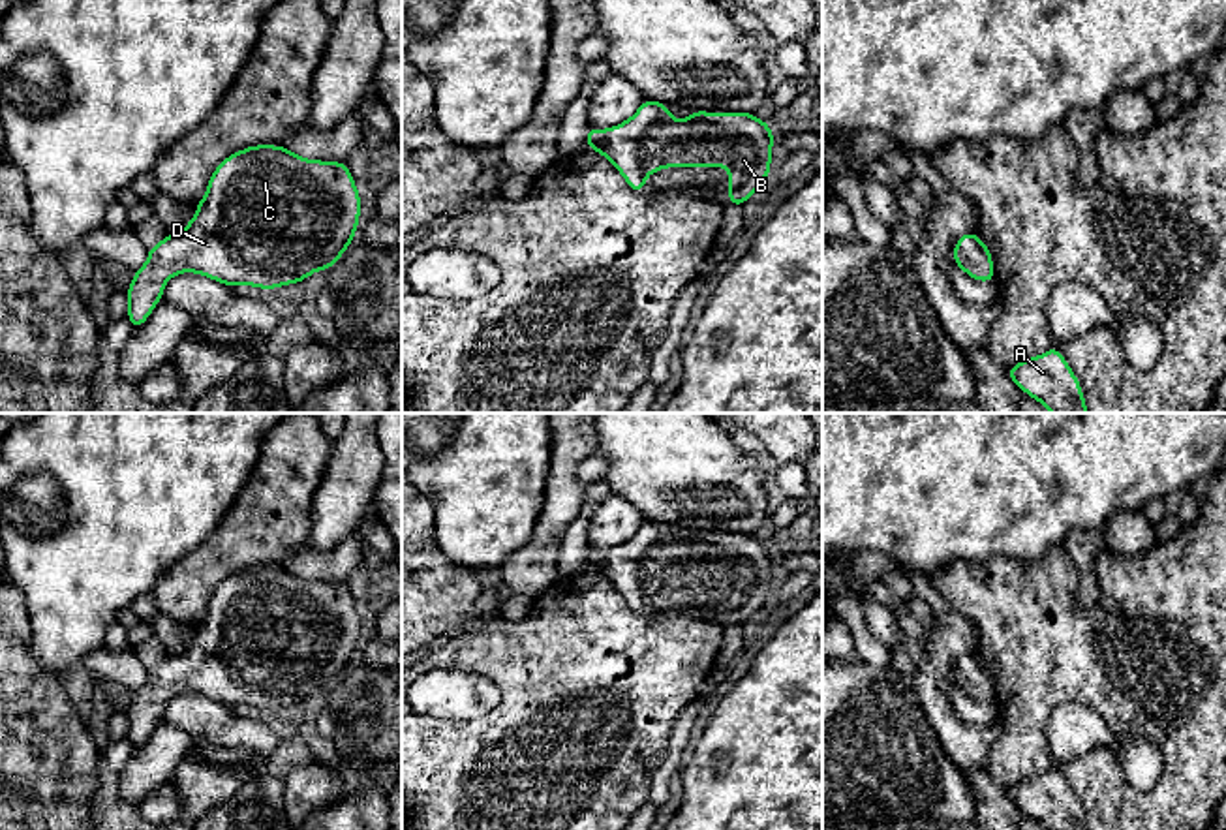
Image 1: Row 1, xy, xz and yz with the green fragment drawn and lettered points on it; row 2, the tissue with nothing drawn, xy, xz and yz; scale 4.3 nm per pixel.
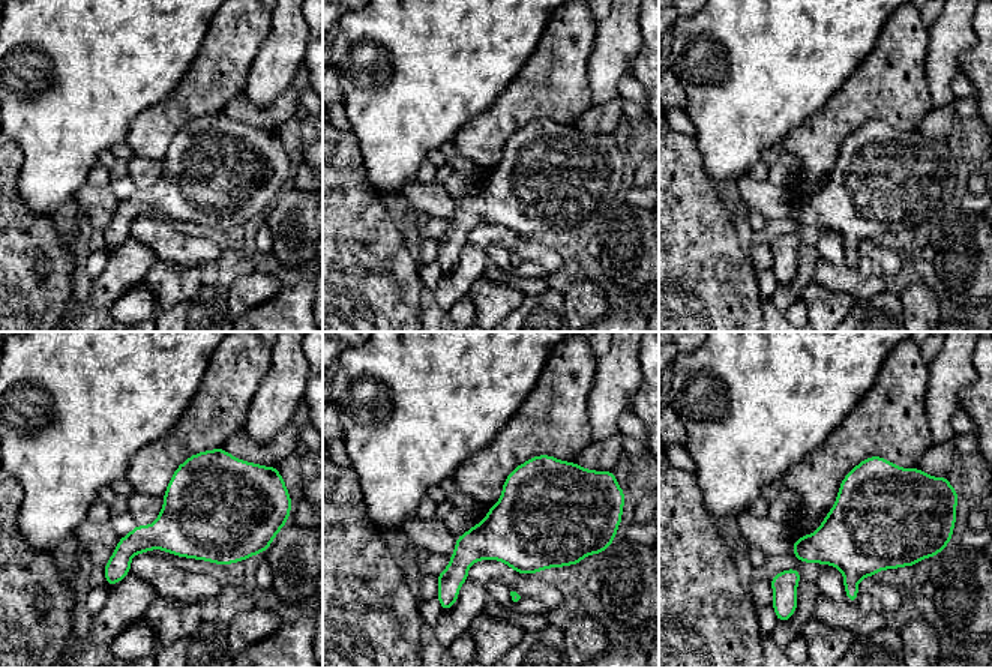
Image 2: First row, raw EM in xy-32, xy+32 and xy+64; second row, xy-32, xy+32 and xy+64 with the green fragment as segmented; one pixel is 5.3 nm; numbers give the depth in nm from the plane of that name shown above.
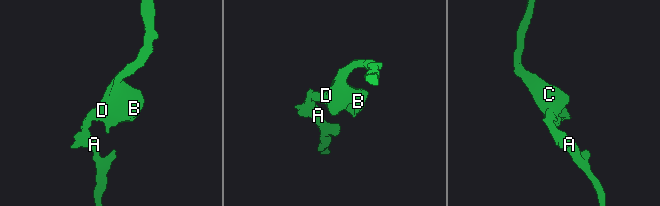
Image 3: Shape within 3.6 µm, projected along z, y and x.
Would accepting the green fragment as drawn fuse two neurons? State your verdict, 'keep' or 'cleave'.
keep

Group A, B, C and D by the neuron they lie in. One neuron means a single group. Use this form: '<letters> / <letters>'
A B C D

